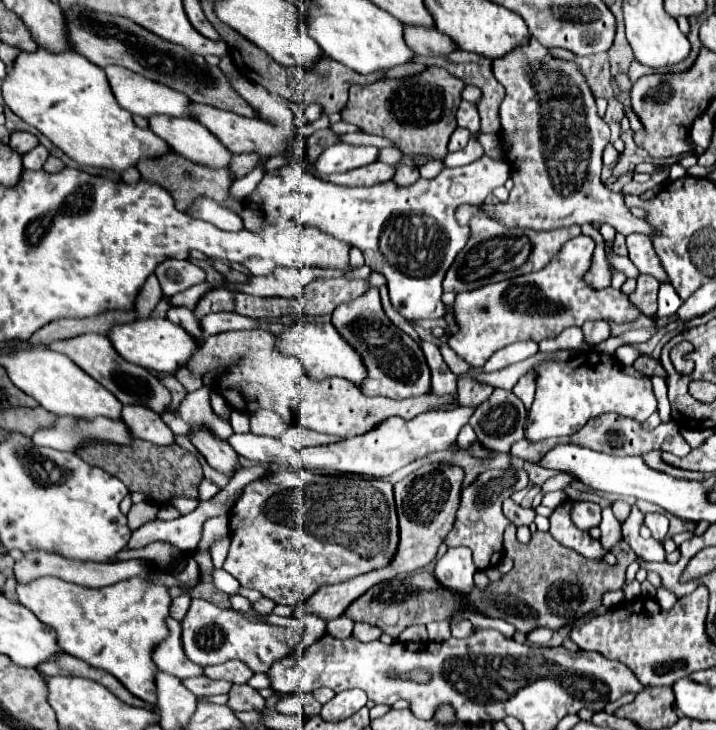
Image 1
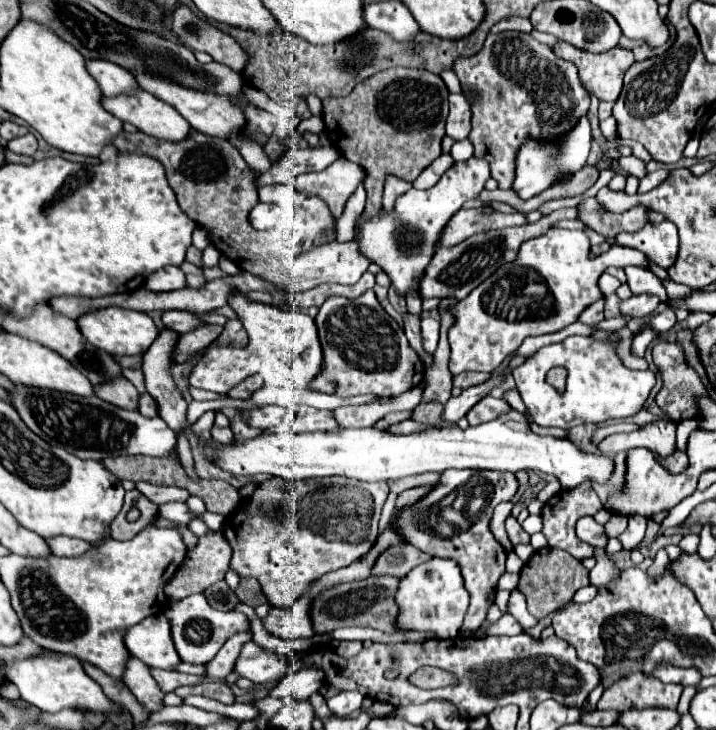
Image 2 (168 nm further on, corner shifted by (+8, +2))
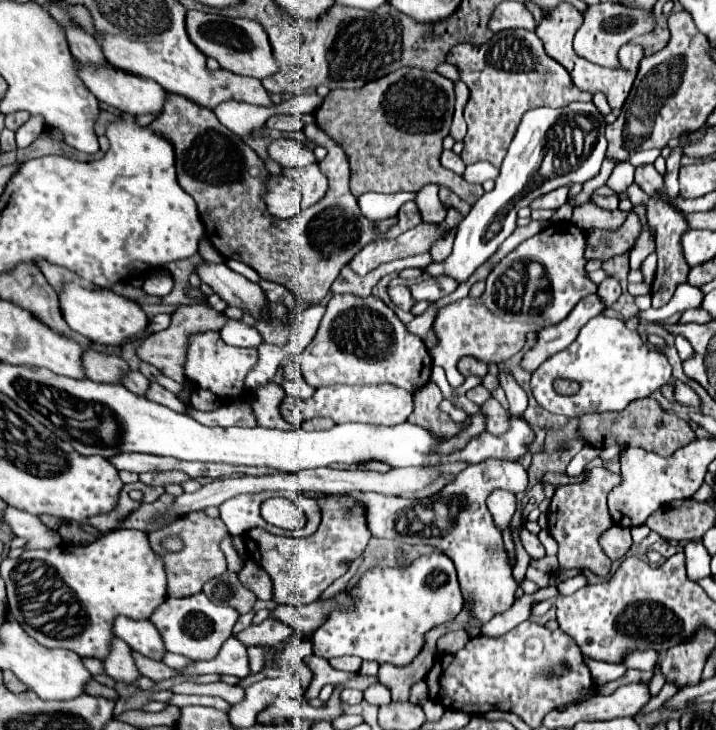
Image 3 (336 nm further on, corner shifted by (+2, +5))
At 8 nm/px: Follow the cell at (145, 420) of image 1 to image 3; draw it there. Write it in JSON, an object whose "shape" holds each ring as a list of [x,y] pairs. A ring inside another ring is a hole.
{"shape":[[[93,349],[83,351],[83,371],[85,377],[99,383],[119,383],[121,375],[129,373],[129,365],[117,355],[97,353]]]}

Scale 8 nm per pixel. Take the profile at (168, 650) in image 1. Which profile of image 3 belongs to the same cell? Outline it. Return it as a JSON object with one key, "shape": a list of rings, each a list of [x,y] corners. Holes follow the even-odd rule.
{"shape":[[[119,615],[113,621],[113,633],[115,637],[123,639],[133,651],[139,651],[149,659],[161,659],[165,653],[159,631],[149,621],[135,621]]]}

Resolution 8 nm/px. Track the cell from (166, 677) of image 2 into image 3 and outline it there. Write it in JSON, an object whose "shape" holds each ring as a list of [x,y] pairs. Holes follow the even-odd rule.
{"shape":[[[133,651],[133,659],[135,659],[135,665],[137,665],[139,673],[145,675],[145,677],[149,677],[149,679],[153,679],[153,681],[171,679],[175,675],[175,671],[171,667],[167,667],[165,663],[155,661],[155,659],[147,659],[147,657],[143,657],[137,651]]]}

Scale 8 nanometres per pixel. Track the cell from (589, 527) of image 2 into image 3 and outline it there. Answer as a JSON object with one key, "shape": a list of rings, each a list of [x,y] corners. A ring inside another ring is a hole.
{"shape":[[[613,525],[609,529],[609,533],[605,533],[601,537],[601,547],[605,551],[605,555],[611,559],[611,561],[619,561],[627,555],[627,551],[633,547],[633,539],[631,539],[631,533],[629,529],[619,529],[617,525]]]}

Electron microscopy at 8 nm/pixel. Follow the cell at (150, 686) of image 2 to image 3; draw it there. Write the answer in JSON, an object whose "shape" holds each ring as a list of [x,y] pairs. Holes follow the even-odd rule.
{"shape":[[[119,637],[111,639],[111,649],[103,659],[103,667],[109,677],[123,683],[133,683],[139,675],[139,671],[135,669],[135,661],[131,661],[131,649]]]}

